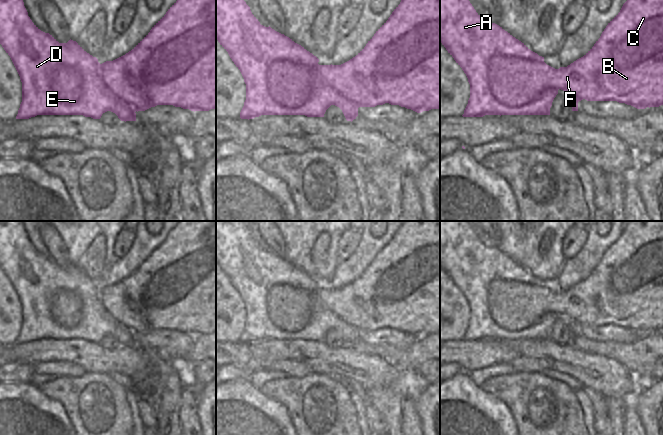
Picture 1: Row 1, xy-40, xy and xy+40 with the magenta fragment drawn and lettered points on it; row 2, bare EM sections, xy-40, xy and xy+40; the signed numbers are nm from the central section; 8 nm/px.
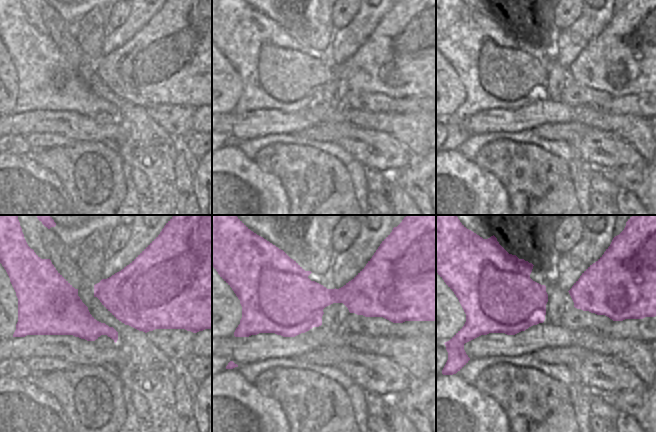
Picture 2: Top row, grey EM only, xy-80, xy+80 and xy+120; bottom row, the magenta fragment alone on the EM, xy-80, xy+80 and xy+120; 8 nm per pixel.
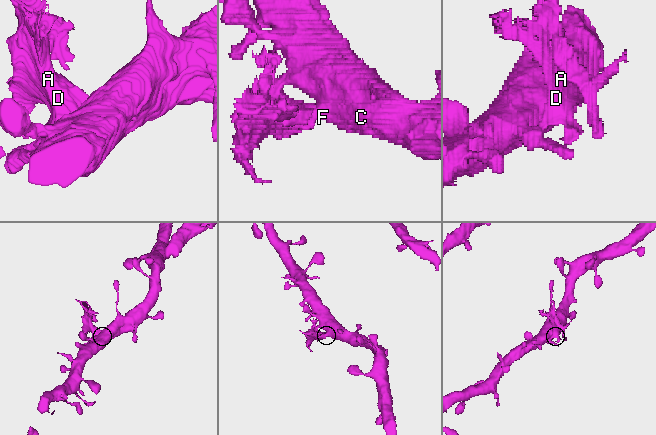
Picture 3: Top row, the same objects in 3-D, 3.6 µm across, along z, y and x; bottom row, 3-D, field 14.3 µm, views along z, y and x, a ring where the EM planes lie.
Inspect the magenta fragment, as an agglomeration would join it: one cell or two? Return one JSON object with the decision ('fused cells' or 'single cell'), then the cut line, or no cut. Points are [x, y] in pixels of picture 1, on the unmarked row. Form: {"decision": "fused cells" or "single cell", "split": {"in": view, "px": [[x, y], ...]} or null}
{"decision": "single cell", "split": null}

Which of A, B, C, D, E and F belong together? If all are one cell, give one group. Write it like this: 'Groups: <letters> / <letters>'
Groups: A B C D E F

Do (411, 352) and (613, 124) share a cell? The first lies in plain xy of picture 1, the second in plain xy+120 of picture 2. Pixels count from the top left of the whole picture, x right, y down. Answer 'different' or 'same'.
same

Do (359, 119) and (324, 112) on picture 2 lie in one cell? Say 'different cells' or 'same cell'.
different cells

